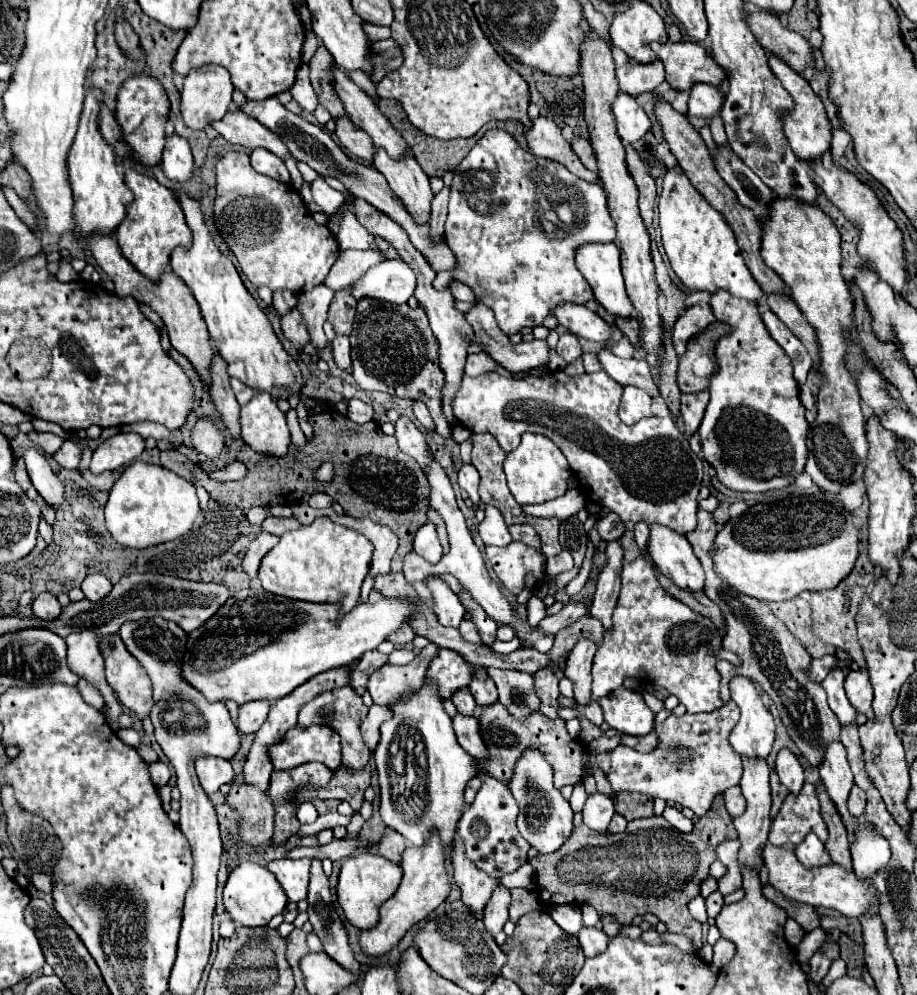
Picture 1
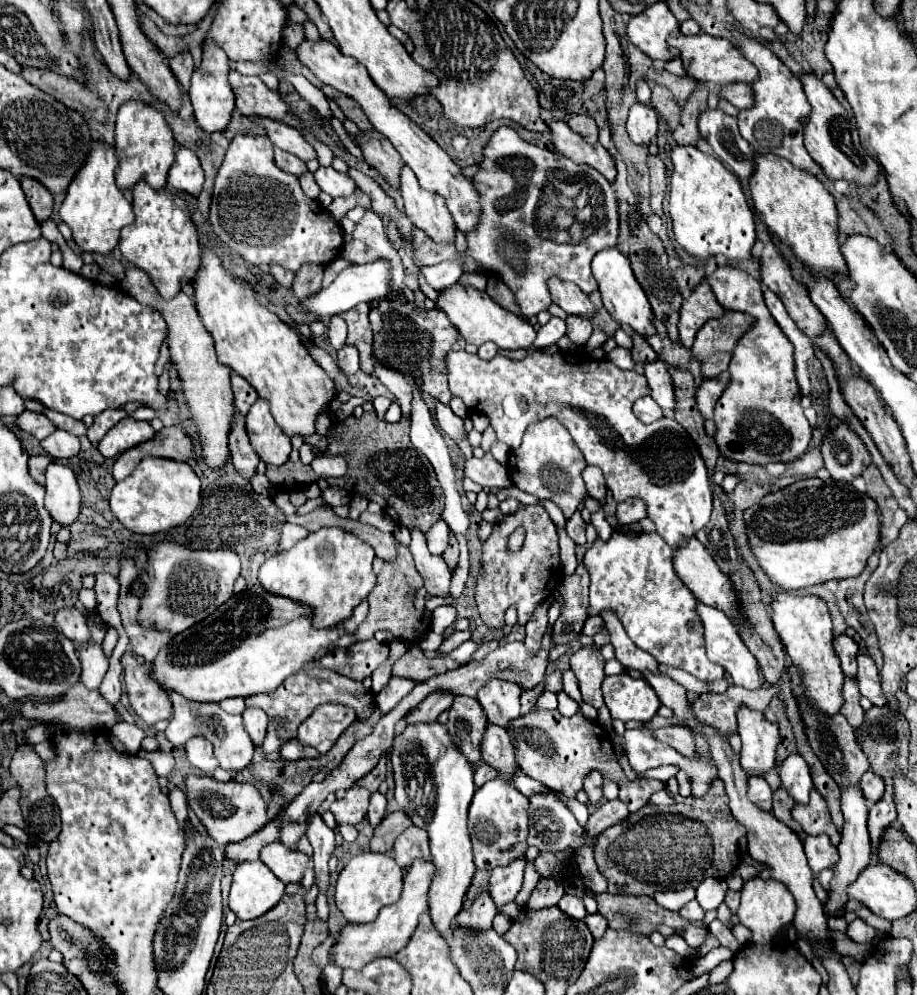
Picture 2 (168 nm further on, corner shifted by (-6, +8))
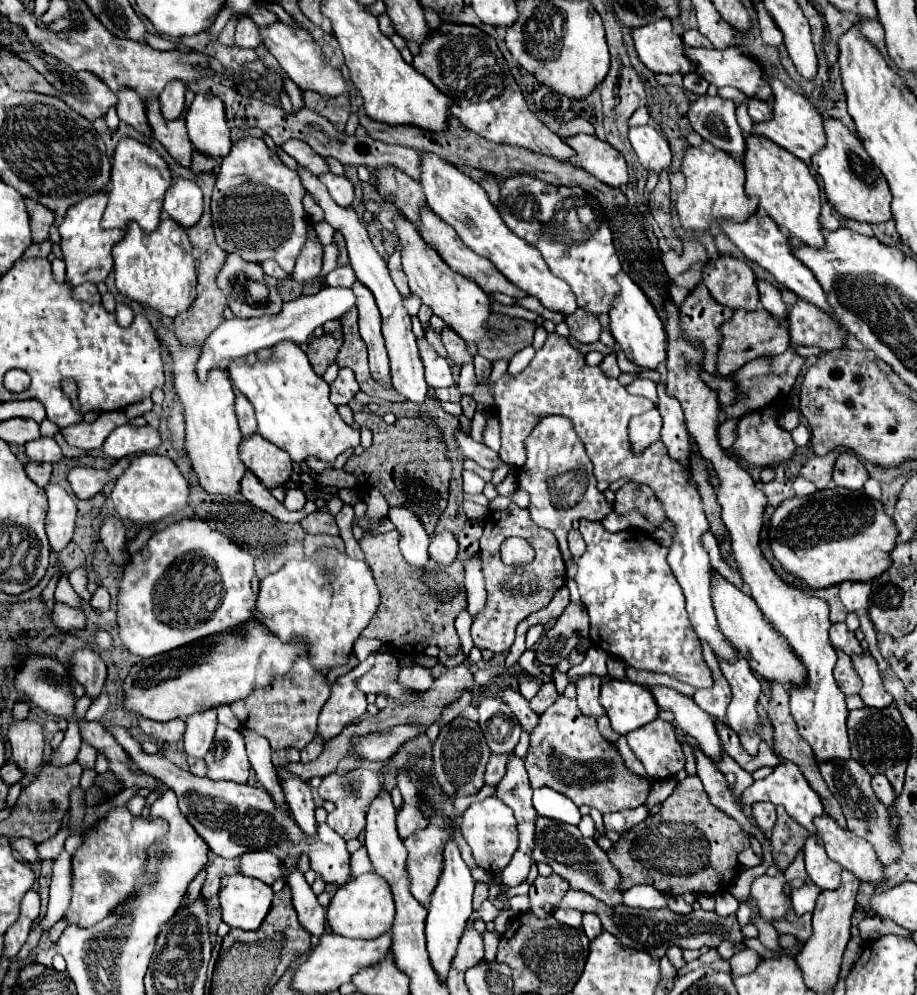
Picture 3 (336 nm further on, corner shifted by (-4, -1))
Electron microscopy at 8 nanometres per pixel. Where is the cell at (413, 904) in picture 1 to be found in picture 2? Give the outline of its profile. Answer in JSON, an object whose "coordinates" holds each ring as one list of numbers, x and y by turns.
{"coordinates":[[423,859,413,861,413,865,407,869,407,873,403,877,403,893,397,903,383,907,373,923,367,923,367,925,349,923,343,929,339,941,331,949,335,955,335,963,341,967,359,969,375,957,395,957,395,953,399,949,403,949,407,945,407,941,411,939,411,935,419,923,419,917,423,913,429,913,427,891,435,879,435,873,437,873,437,867,433,865,433,861,423,861]]}

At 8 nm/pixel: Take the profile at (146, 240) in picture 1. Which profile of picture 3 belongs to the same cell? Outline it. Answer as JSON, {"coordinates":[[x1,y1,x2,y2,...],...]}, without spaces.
{"coordinates":[[163,218,159,228,149,236,145,236,137,224,131,224,123,240,113,248,113,260,117,290,141,306,153,308,165,318,175,318,177,314,189,310,197,296,193,248,187,238,187,230,183,230,179,224,173,224,173,220]]}

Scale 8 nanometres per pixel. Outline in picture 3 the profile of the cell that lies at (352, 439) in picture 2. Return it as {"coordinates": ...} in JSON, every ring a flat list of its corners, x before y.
{"coordinates":[[357,412,355,420,357,424,373,430,373,444,361,456,351,456,345,464,345,470,363,472,361,478,369,488,377,486,381,480,381,492,389,506,413,508,425,530,433,534,437,520,447,506,451,480,451,460,447,456,441,428,427,414,415,418,399,418,395,426,385,424,381,416,371,412]]}

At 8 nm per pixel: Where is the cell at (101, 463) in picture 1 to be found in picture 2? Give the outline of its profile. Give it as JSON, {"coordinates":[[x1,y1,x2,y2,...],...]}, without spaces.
{"coordinates":[[133,417,121,419,115,427,107,431,107,435,99,441,99,453,105,459,115,459,117,455,125,453,127,449,151,439,155,431,145,421,135,421]]}

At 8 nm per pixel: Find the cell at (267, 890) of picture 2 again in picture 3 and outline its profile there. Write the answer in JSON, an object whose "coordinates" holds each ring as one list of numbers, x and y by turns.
{"coordinates":[[241,874,221,878,221,918,231,928,237,926,243,930,257,930,271,908,271,900,271,886,265,886,257,878,247,878]]}

